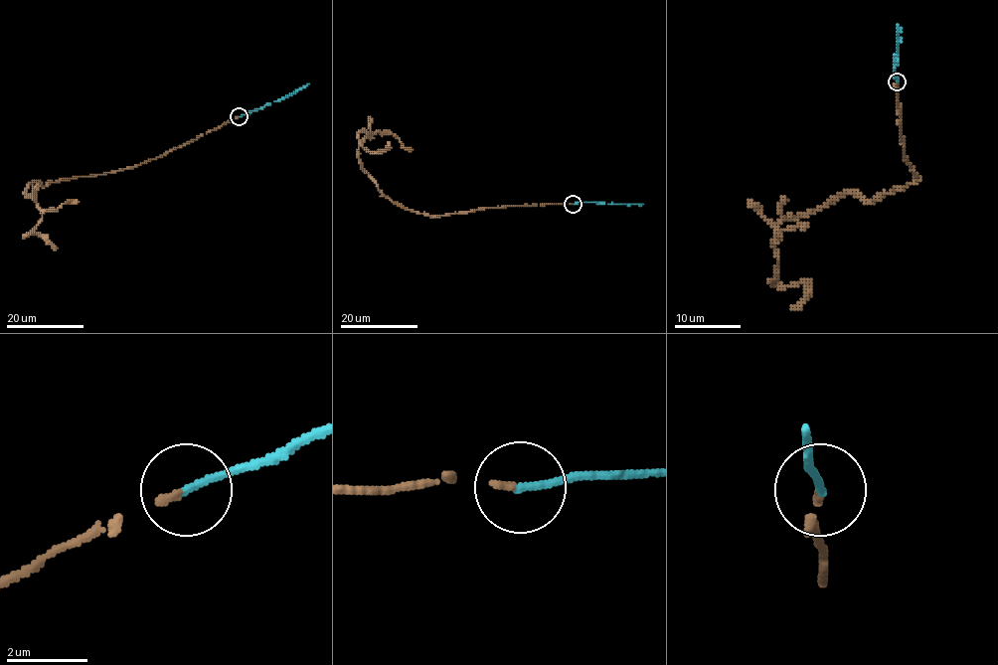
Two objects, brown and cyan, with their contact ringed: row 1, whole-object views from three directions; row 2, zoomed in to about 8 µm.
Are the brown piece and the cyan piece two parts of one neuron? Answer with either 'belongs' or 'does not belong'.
belongs

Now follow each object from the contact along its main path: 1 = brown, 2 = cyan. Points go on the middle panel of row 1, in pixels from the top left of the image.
1: (572, 203), (411, 211), (384, 196), (358, 158), (375, 133), (364, 131), (359, 142), (372, 152), (389, 142)
2: (573, 203), (642, 203)

